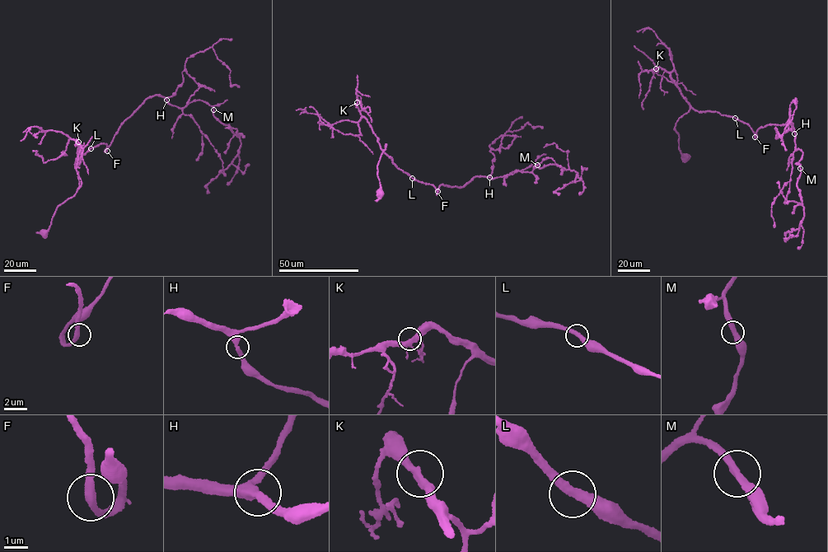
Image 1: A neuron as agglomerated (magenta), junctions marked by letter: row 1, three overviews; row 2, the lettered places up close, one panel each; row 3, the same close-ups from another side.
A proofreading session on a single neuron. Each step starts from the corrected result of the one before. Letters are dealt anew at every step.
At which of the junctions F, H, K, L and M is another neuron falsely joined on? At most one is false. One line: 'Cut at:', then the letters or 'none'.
Cut at: none

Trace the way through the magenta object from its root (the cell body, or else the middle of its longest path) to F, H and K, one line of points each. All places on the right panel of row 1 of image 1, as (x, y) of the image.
F: (685, 157), (674, 129), (676, 121), (691, 107), (734, 117), (748, 125), (755, 137)
H: (685, 157), (674, 129), (691, 107), (734, 117), (755, 134), (761, 127), (789, 120), (794, 133)
K: (685, 157), (674, 129), (676, 121), (690, 109), (690, 104), (671, 75), (660, 67), (656, 68)

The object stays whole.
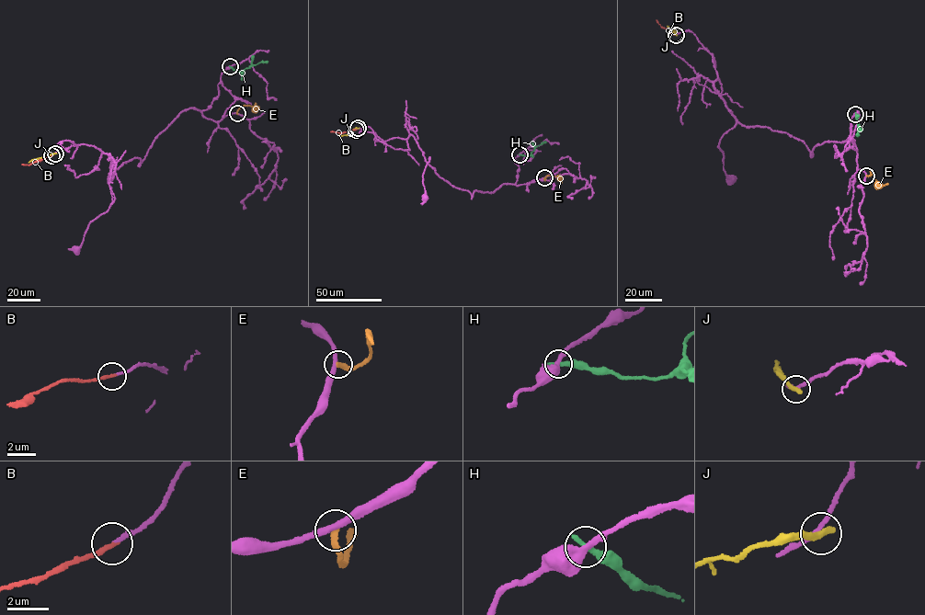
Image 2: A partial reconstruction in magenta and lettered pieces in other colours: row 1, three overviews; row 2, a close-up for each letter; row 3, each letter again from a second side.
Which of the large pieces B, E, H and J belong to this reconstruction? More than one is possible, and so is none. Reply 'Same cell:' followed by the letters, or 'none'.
Same cell: B

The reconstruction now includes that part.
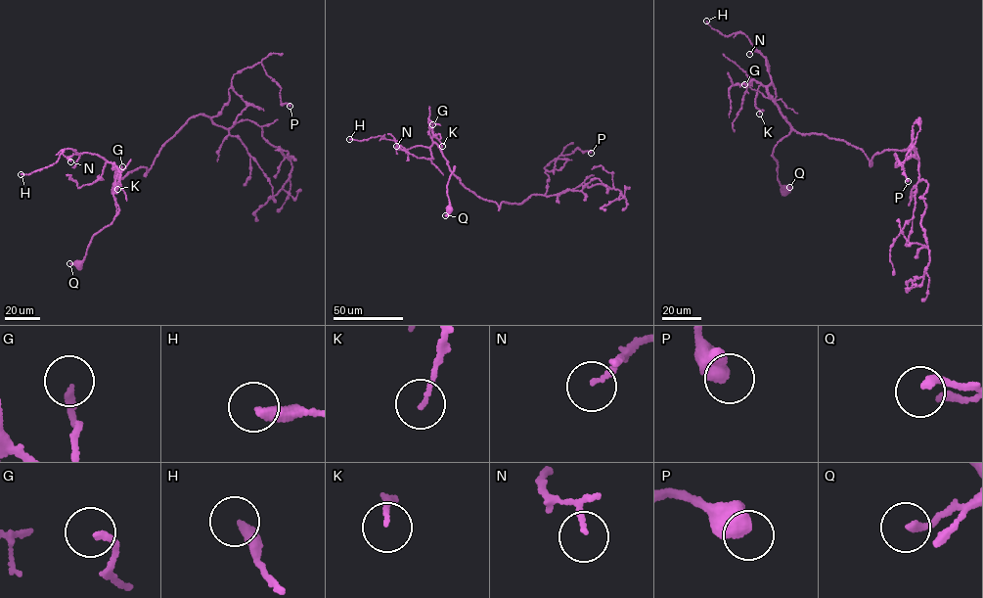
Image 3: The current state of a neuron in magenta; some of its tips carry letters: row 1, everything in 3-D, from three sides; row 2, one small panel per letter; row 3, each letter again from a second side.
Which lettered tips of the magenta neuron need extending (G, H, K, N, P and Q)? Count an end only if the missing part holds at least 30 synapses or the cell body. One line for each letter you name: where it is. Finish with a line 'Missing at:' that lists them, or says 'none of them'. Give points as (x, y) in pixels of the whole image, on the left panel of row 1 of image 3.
Missing at: none of them

